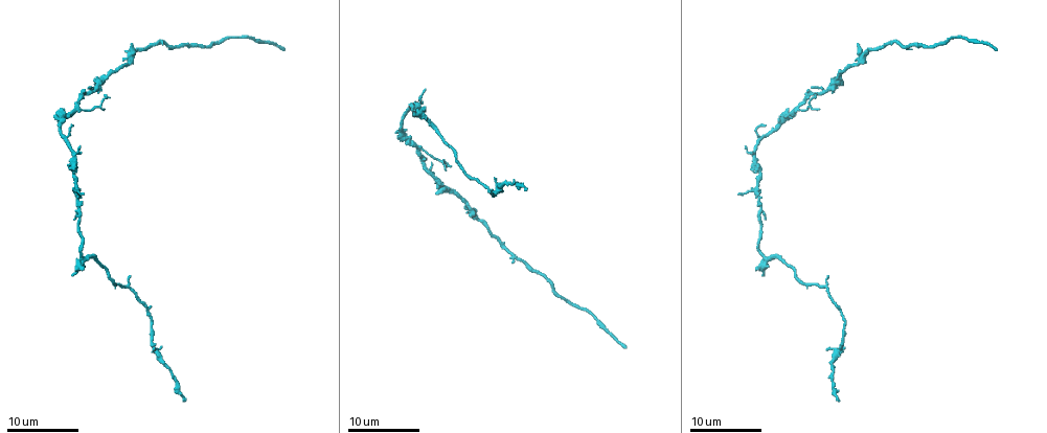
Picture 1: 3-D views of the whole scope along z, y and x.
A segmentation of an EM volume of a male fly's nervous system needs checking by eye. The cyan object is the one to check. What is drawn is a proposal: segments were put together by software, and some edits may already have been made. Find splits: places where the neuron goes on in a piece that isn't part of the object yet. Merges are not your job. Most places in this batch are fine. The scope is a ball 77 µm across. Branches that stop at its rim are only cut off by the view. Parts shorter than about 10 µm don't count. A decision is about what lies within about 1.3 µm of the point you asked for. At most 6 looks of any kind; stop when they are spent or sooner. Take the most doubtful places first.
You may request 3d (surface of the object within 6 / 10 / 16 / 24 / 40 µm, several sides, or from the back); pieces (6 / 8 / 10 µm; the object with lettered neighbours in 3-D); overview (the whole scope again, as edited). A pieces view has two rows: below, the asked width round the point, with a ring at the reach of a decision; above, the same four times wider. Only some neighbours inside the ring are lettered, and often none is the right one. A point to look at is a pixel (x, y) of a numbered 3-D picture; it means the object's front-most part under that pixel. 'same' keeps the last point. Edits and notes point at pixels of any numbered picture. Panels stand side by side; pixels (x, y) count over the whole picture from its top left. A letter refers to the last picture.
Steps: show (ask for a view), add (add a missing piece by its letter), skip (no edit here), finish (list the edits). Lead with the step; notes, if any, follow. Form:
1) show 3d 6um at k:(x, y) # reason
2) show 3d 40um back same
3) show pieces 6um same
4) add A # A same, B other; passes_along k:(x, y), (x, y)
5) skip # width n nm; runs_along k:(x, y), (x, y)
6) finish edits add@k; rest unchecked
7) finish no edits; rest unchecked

show pieces 10um at 1:(744, 146) # an open end

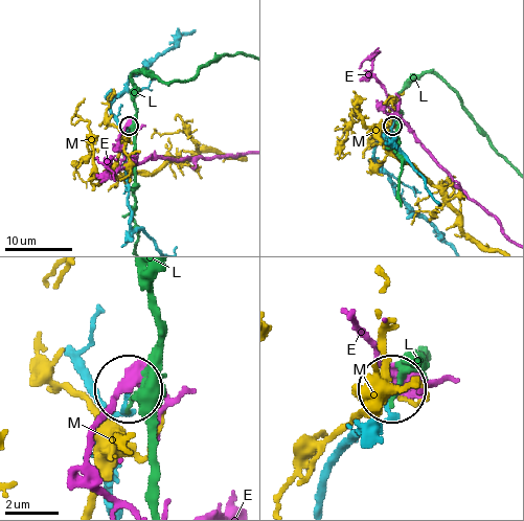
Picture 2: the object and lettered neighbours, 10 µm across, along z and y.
skip # E other, L other, M other; none of them fits

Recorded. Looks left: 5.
show pieces 6um at 1:(430, 163) # an open end

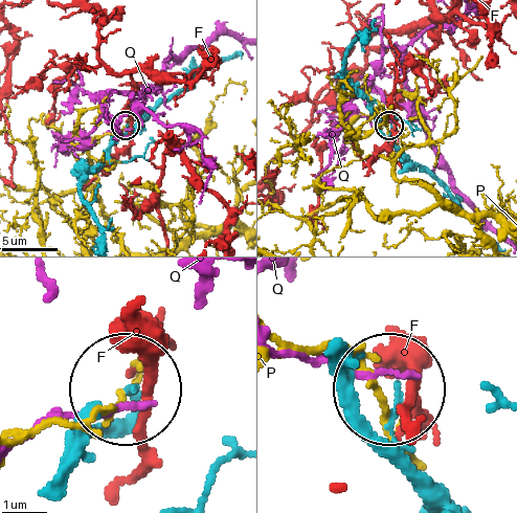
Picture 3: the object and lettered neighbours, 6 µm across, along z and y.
skip # F other, P other, Q other; no lettered piece goes on from it

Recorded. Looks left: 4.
show pieces 6um at 1:(72, 275) # thin end

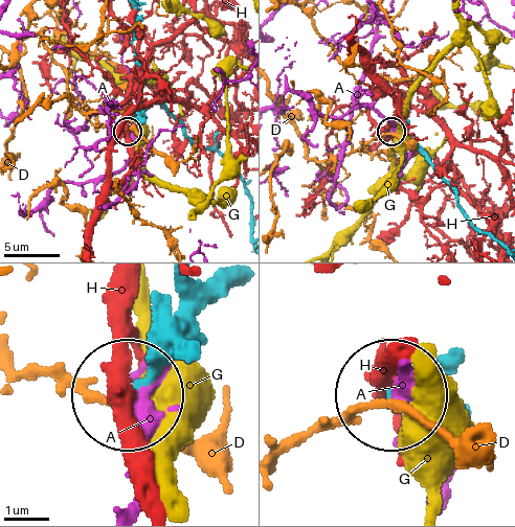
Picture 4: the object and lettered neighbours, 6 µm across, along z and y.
skip # width 150 nm; A other, D other, G other, H other; no lettered piece goes on from it

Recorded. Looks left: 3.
finish no edits; rest unchecked

